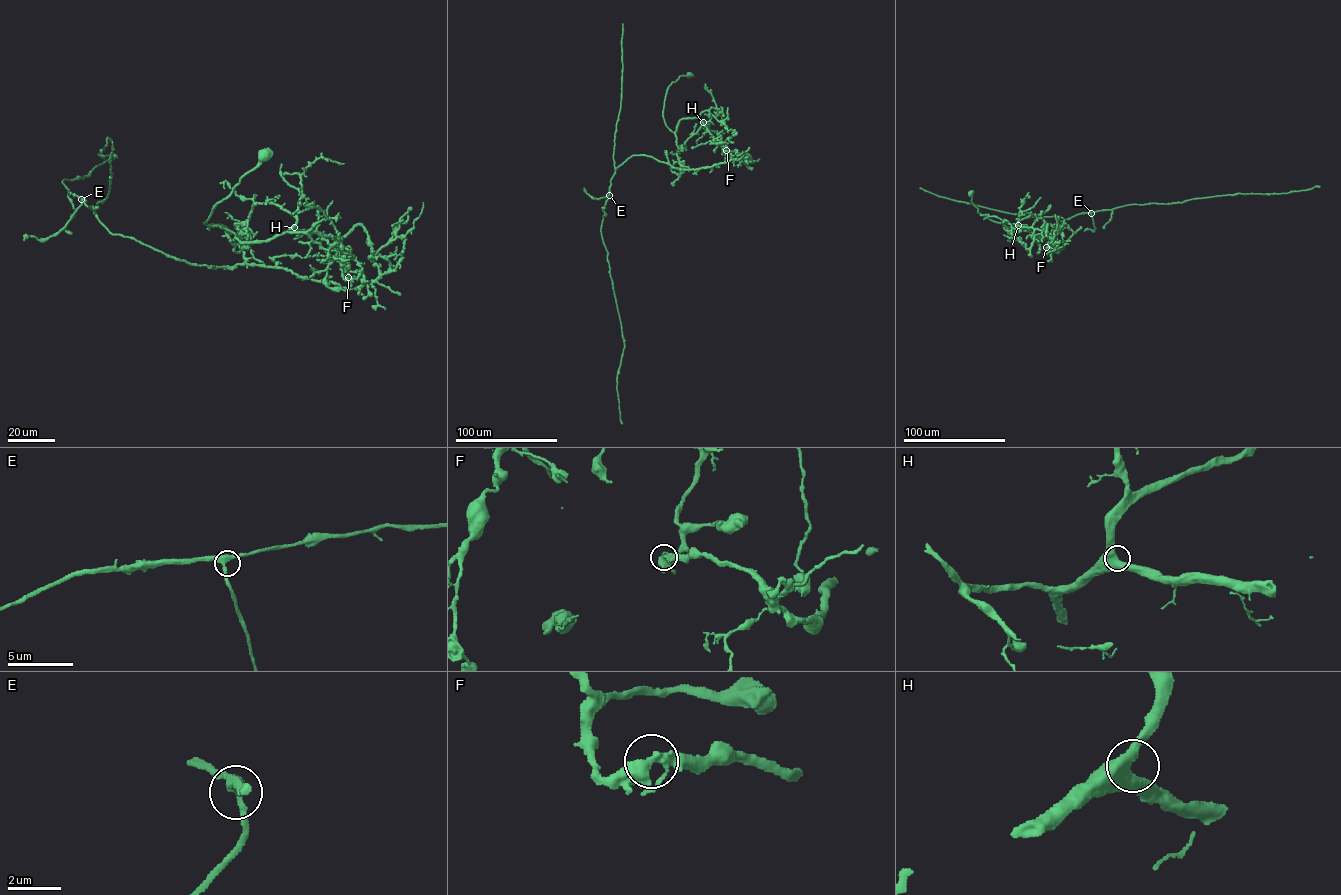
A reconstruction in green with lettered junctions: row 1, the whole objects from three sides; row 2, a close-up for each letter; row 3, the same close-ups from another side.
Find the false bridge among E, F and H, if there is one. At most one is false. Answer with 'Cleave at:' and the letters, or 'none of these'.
Cleave at: F

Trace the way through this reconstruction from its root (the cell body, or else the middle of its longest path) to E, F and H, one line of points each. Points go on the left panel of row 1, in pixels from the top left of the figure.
E: (265, 154), (203, 223), (241, 242), (331, 235), (342, 277), (359, 286), (194, 265), (112, 234), (81, 199)
F: (265, 154), (203, 223), (241, 242), (290, 229), (331, 235), (348, 278)
H: (265, 154), (232, 192), (215, 205), (203, 223), (232, 231), (241, 242), (269, 241), (294, 227)

